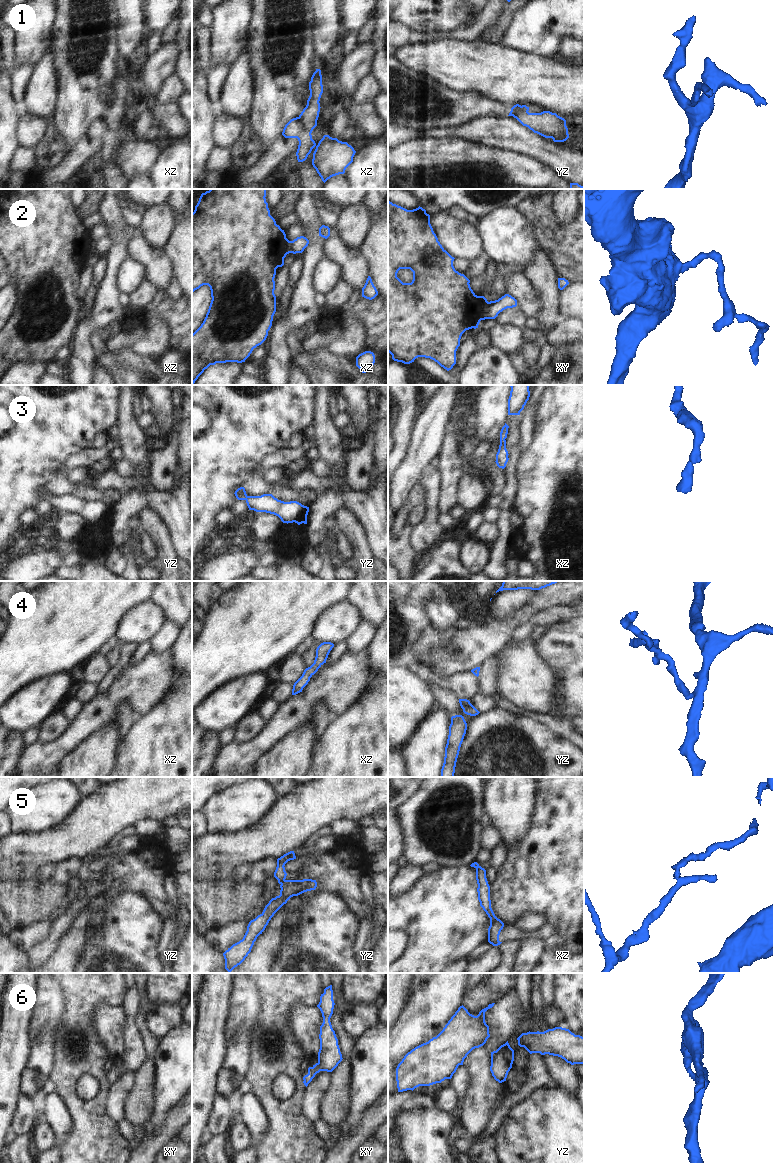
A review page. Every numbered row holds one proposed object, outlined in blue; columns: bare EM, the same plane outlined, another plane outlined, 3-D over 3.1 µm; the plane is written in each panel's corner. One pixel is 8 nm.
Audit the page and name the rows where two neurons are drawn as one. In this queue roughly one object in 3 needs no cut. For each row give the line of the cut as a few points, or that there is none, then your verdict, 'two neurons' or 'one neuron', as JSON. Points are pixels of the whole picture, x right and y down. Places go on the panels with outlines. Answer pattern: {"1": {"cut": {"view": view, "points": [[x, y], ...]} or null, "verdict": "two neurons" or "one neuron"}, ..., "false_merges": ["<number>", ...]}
{"1": {"cut": {"view": "xz", "points": [[298, 117], [302, 129], [309, 135]]}, "verdict": "two neurons"}, "2": {"cut": {"view": "xy", "points": [[488, 302], [485, 313], [480, 319]]}, "verdict": "two neurons"}, "3": {"cut": null, "verdict": "one neuron"}, "4": {"cut": null, "verdict": "one neuron"}, "5": {"cut": {"view": "yz", "points": [[284, 879], [280, 883]]}, "verdict": "two neurons"}, "6": {"cut": null, "verdict": "one neuron"}, "false_merges": ["1", "2", "5"]}

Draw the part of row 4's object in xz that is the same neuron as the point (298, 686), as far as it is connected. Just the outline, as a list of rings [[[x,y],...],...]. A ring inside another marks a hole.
[[[323,642],[316,649],[316,657],[314,663],[306,668],[302,676],[294,683],[292,689],[292,695],[296,695],[302,692],[303,688],[308,684],[310,678],[318,671],[318,669],[326,663],[328,655],[334,644],[331,642]]]

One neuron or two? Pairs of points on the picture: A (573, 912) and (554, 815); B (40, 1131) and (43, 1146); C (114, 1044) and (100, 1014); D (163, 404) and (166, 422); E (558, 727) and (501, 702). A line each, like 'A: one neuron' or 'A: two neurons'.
A: one neuron
B: one neuron
C: one neuron
D: one neuron
E: one neuron

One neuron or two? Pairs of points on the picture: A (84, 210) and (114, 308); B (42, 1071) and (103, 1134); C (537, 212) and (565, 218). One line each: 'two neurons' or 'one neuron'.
A: two neurons
B: two neurons
C: two neurons

